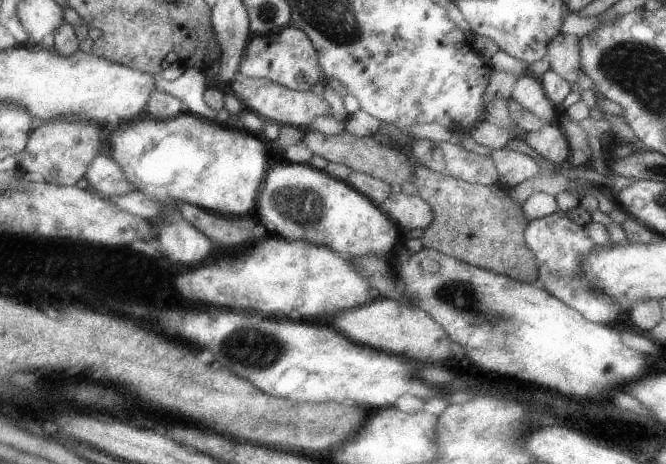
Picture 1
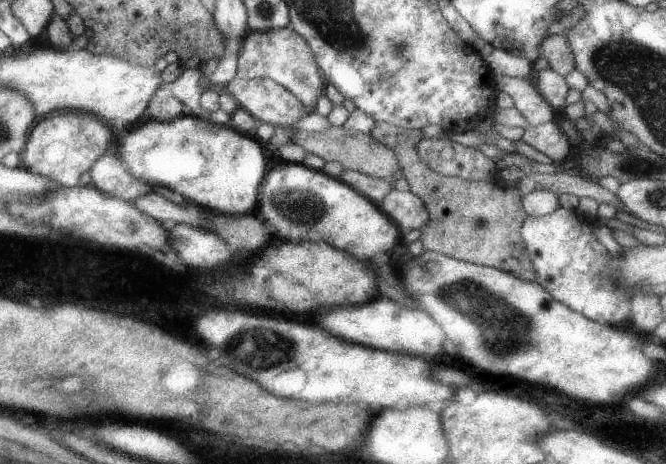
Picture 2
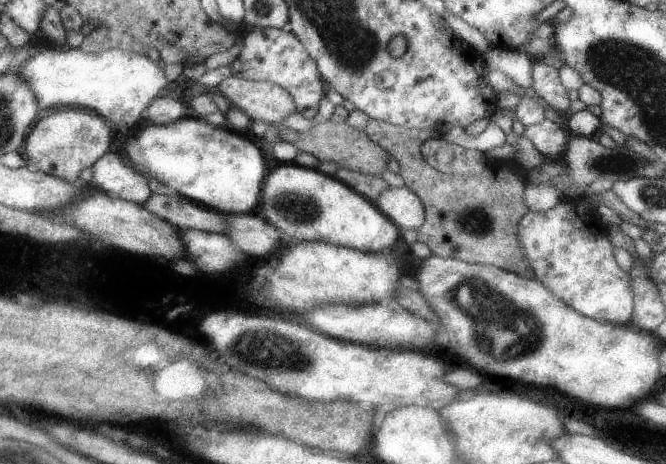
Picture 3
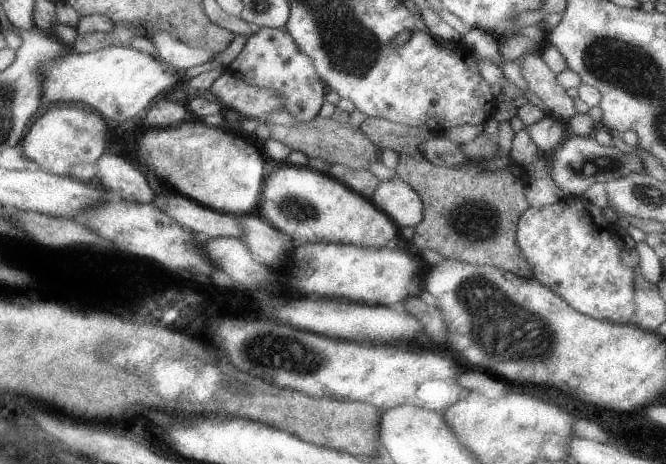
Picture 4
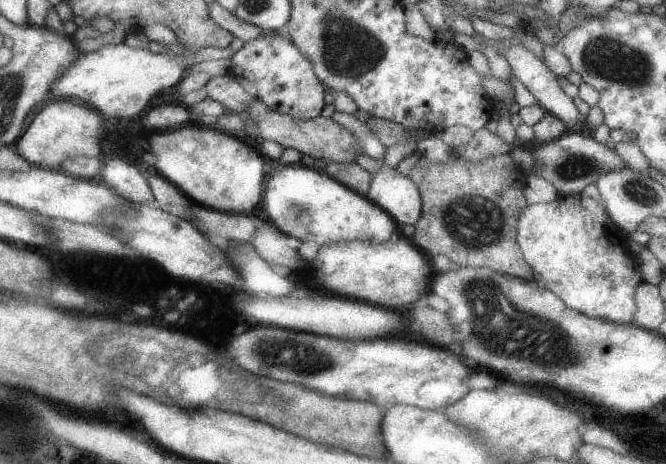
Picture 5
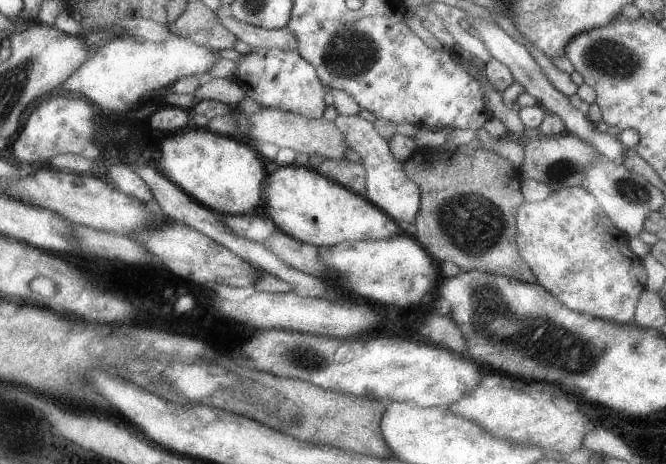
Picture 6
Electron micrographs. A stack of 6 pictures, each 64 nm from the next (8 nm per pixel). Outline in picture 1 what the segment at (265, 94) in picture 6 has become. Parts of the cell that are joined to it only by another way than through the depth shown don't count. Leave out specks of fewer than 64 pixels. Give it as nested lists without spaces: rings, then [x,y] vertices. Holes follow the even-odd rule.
[[[297,26],[285,27],[268,35],[254,35],[243,57],[240,75],[265,77],[299,92],[309,92],[319,82],[326,81],[319,52],[307,33]]]

